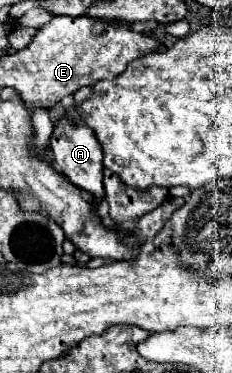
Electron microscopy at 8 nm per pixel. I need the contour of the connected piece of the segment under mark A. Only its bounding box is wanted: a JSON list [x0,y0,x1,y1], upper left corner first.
[51,117,105,203]

